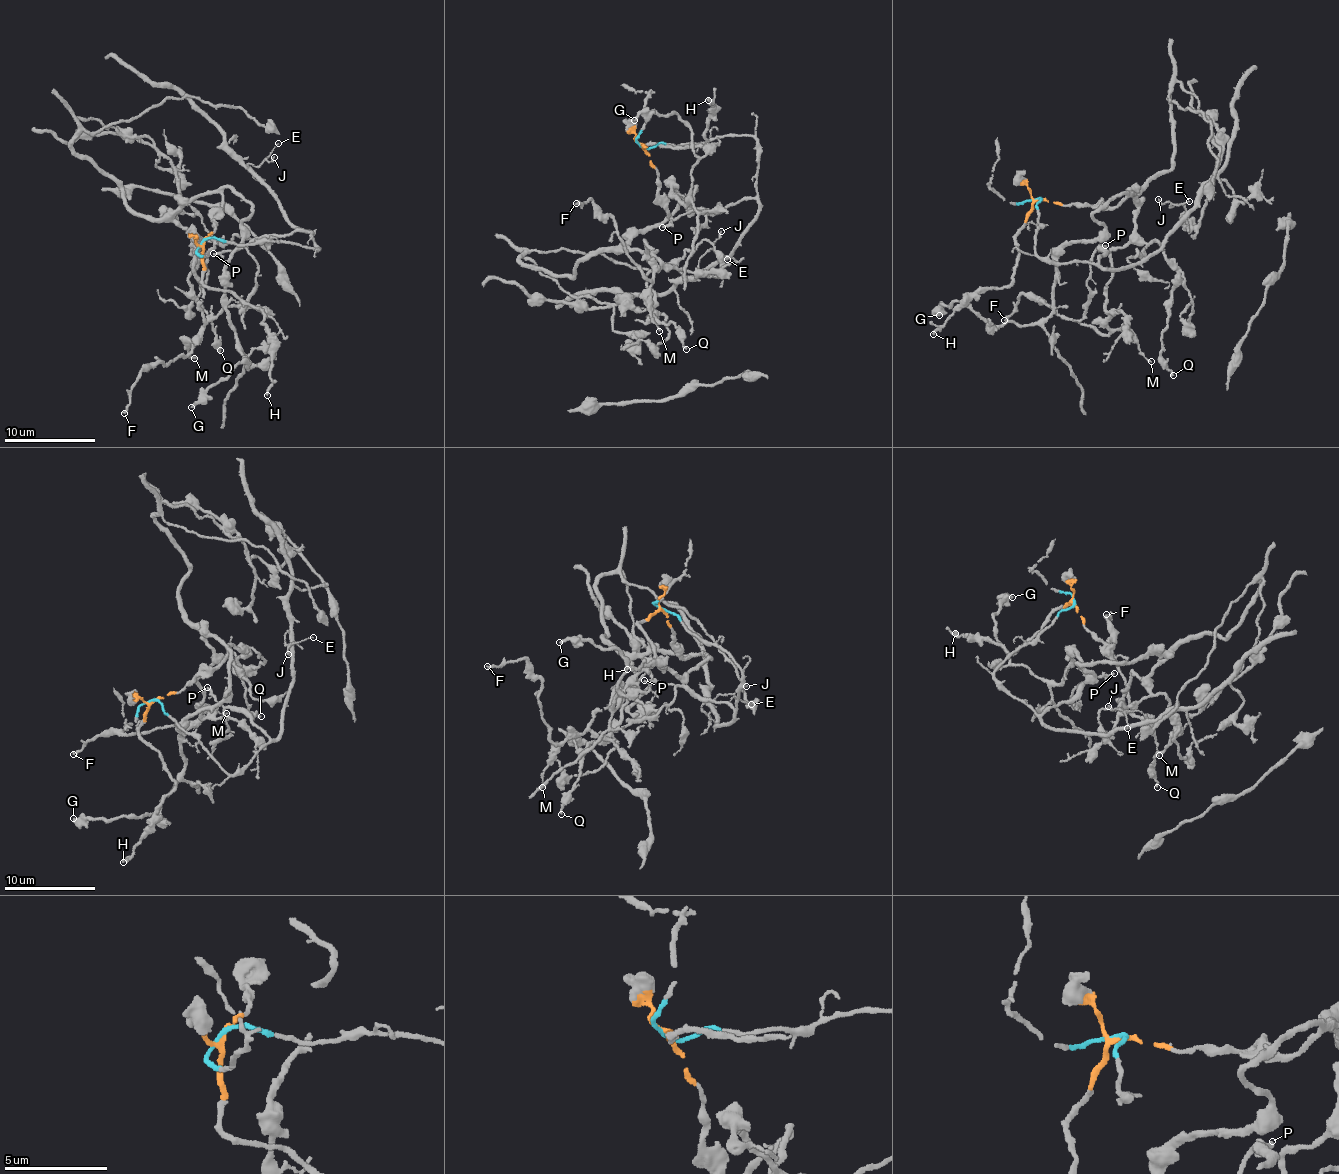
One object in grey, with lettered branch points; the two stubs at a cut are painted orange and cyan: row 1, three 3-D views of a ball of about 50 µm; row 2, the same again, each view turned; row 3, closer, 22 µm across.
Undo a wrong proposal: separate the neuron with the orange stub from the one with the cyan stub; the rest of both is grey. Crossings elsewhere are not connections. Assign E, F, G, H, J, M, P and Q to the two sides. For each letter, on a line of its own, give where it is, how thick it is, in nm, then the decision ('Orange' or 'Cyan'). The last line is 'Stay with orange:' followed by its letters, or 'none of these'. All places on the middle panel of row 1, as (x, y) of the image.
E: Place: (727, 259). Thickness 80 nm. Cyan
F: Place: (576, 203). Thickness 200 nm. Orange
G: Place: (634, 120). Thickness 220 nm. Orange
H: Place: (708, 100). Thickness 200 nm. Orange
J: Place: (721, 231). Thickness 140 nm. Cyan
M: Place: (659, 331). Thickness 130 nm. Orange
P: Place: (662, 227). Thickness 140 nm. Cyan
Q: Place: (686, 349). Thickness 180 nm. Orange
Stay with orange: F, G, H, M, Q

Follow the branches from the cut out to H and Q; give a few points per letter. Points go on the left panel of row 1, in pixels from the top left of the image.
H: (202, 243), (206, 285), (233, 290), (264, 313), (262, 322), (269, 336), (271, 384), (267, 396)
Q: (202, 243), (215, 228), (217, 193), (199, 194), (173, 218), (200, 238), (192, 238), (191, 294), (221, 350)

